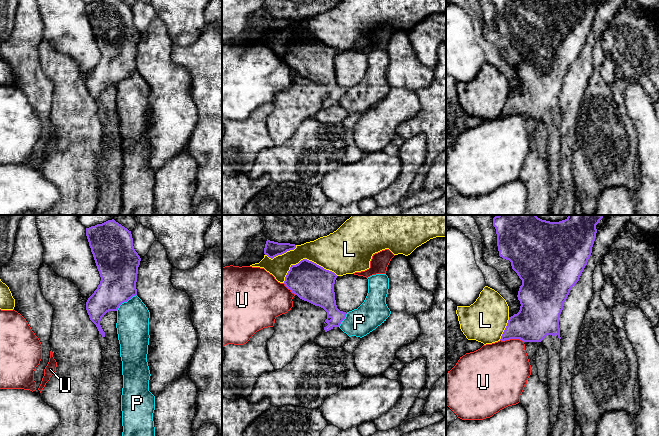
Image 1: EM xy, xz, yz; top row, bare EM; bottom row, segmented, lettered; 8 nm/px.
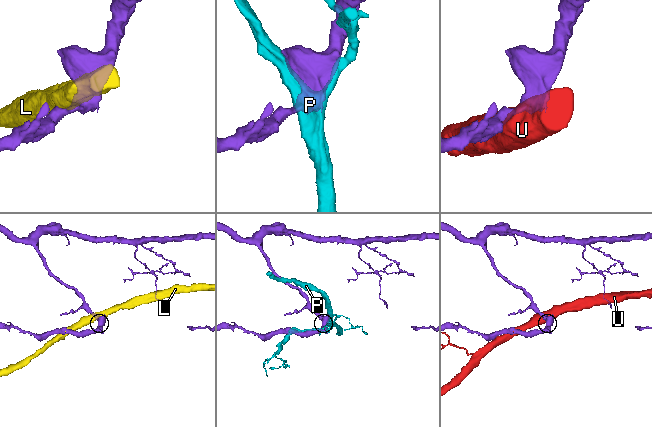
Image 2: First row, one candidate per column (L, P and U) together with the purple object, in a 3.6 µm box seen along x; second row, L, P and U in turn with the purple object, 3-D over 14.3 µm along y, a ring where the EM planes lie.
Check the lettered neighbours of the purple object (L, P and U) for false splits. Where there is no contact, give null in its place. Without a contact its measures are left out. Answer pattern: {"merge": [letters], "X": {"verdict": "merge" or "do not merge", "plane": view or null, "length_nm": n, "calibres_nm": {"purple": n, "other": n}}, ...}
{"merge": [], "L": {"verdict": "do not merge", "plane": "xz", "length_nm": 440, "calibres_nm": {"purple": 300, "other": 320}}, "P": {"verdict": "do not merge", "plane": "xy", "length_nm": 220, "calibres_nm": {"purple": 300, "other": 260}}, "U": {"verdict": "do not merge", "plane": "yz", "length_nm": 190, "calibres_nm": {"purple": 320, "other": 420}}}

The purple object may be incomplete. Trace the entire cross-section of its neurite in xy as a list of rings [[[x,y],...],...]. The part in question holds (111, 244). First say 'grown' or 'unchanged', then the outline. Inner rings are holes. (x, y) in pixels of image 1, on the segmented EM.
grown | [[[114,219],[86,228],[86,236],[101,277],[100,284],[86,302],[86,310],[99,331],[101,346],[105,348],[108,343],[100,321],[107,312],[117,311],[122,303],[137,295],[136,282],[141,258],[134,249],[131,231]]]

